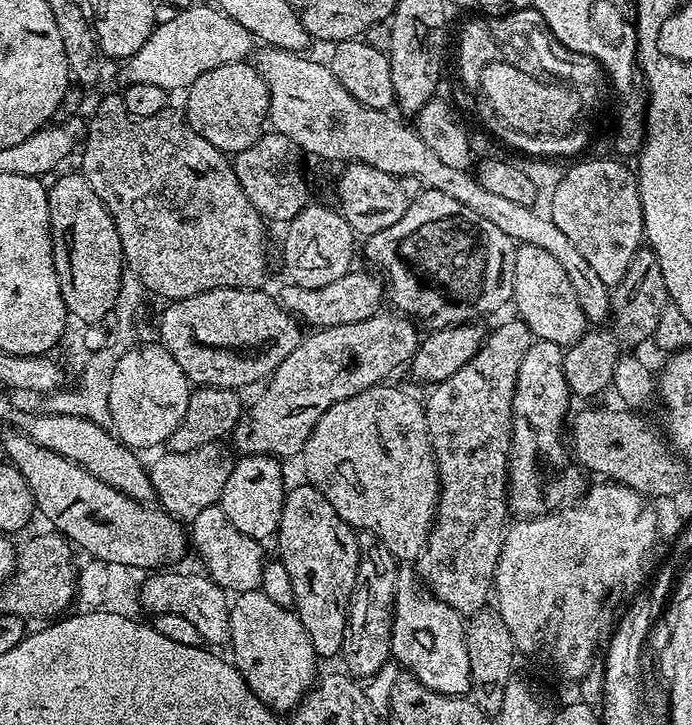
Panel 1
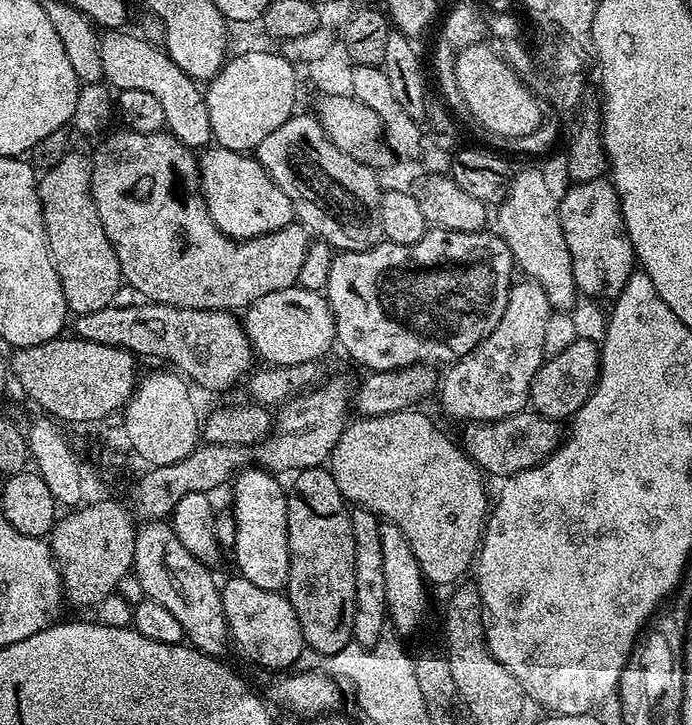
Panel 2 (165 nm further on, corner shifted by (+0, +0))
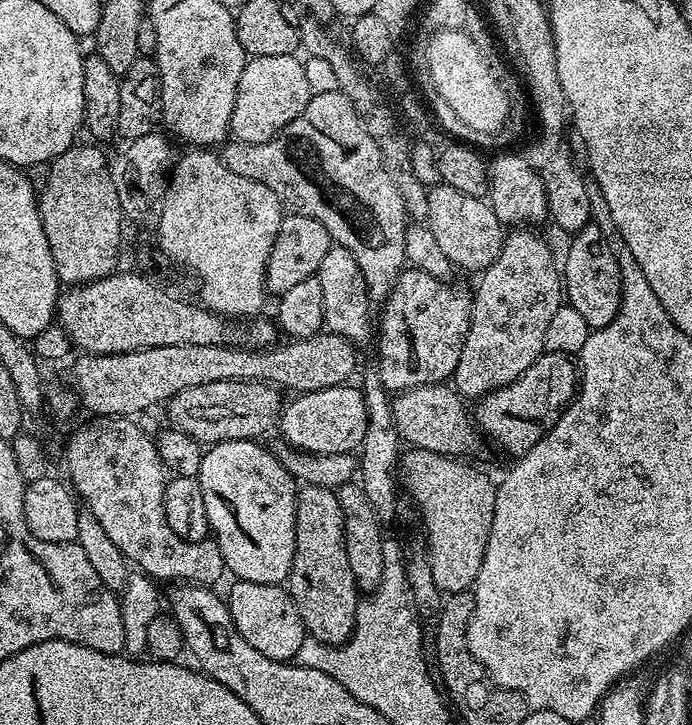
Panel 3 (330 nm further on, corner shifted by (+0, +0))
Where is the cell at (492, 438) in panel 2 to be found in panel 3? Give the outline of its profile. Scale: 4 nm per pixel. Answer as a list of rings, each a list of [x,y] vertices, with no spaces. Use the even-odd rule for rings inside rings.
[[[445,383],[423,384],[420,387],[410,388],[405,392],[397,393],[391,401],[395,428],[399,432],[401,441],[411,447],[430,450],[432,453],[442,453],[453,458],[458,458],[467,456],[466,454],[474,451],[479,446],[480,440],[482,441],[469,409],[467,412],[464,406],[465,401],[453,387]]]

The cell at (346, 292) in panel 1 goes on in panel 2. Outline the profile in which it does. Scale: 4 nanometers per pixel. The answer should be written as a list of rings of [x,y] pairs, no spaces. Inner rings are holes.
[[[293,286],[286,290],[274,290],[274,294],[266,294],[266,298],[258,298],[249,308],[243,309],[242,323],[244,333],[252,344],[252,351],[260,356],[268,366],[277,368],[298,366],[299,363],[319,361],[328,352],[328,347],[336,344],[336,327],[334,326],[334,314],[328,305],[327,295],[306,290],[299,286]]]

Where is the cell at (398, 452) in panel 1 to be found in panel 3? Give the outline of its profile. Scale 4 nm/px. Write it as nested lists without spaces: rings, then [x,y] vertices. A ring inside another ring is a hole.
[[[413,447],[401,455],[398,476],[402,488],[412,495],[420,516],[424,519],[423,535],[428,538],[428,557],[434,574],[434,582],[441,593],[467,592],[478,578],[482,558],[486,554],[486,542],[490,538],[490,526],[494,522],[494,502],[496,501],[495,479],[491,480],[484,472],[479,472],[472,464],[463,464],[460,458],[453,458],[442,453],[432,453]]]

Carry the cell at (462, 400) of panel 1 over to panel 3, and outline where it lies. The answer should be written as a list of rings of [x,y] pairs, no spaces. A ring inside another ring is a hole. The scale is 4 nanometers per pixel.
[[[528,226],[509,231],[498,258],[494,258],[491,266],[479,273],[480,285],[477,286],[476,293],[471,293],[470,296],[470,326],[454,373],[454,388],[461,397],[479,398],[514,382],[545,353],[546,326],[562,306],[562,272],[558,267],[558,260],[552,257],[547,242],[536,232],[539,231]]]

